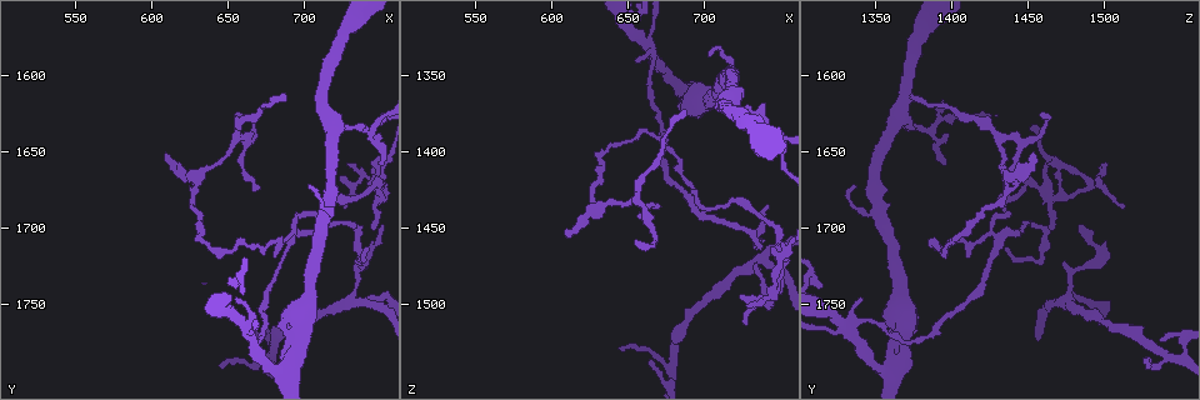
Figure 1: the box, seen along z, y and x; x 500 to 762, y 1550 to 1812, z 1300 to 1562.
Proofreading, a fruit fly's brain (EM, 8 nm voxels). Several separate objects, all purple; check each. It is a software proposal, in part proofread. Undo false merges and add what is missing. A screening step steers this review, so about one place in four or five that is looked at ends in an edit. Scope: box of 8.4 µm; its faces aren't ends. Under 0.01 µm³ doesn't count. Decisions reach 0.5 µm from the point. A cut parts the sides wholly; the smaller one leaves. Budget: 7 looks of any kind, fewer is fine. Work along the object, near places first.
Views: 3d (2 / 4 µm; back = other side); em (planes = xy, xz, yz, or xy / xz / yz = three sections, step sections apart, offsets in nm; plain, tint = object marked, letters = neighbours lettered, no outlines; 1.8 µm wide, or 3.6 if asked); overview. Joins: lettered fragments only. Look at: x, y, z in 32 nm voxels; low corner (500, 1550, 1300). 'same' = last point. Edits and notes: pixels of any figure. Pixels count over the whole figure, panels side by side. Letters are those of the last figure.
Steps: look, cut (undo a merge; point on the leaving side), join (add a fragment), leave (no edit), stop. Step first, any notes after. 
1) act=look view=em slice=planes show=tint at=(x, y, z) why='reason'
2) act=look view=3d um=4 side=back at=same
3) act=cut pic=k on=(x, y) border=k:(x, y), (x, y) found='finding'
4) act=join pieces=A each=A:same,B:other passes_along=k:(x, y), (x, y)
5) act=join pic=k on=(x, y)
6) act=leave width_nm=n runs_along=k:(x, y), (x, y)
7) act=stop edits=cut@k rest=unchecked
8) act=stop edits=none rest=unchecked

act=look view=3d um=4 at=(692, 1706, 1428) why='four arms meet'

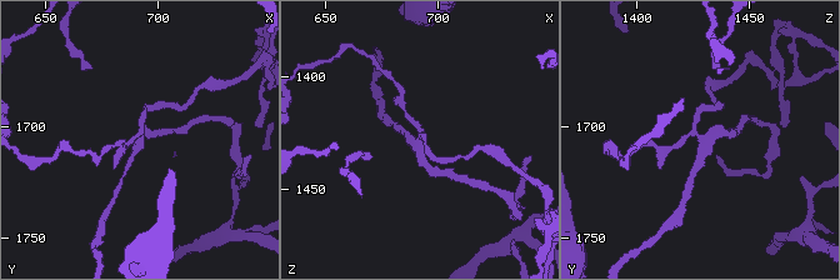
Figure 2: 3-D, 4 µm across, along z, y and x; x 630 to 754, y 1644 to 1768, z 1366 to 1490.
act=look view=em slice=planes show=plain at=(691, 1707, 1427) arms=4

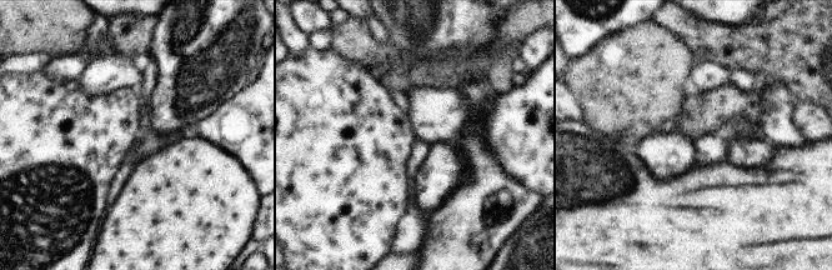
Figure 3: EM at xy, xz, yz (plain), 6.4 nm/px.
act=look view=em slice=planes show=letters at=same why='what lies round it'

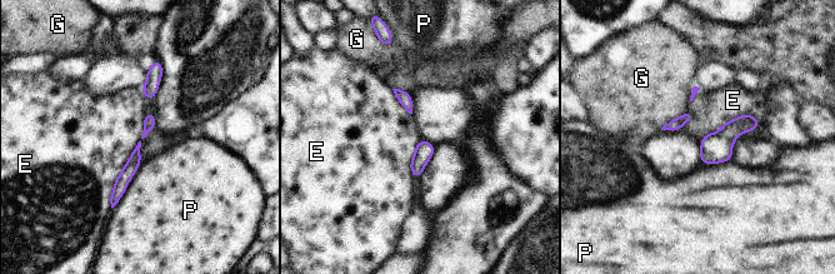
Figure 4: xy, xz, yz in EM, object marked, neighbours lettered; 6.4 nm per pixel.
act=leave each=E:other,G:other,P:other found='all the same cell'

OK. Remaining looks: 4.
act=look view=em slice=planes show=tint at=(742, 1636, 1384) why='three-way junction'

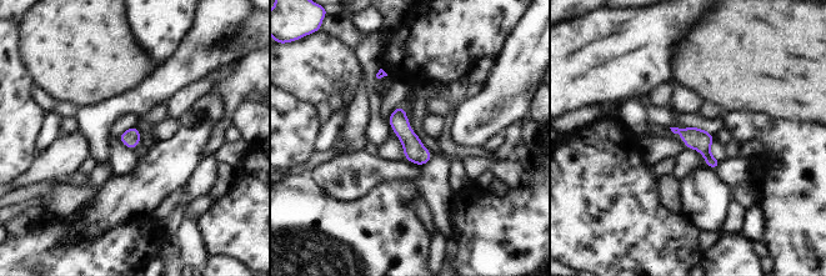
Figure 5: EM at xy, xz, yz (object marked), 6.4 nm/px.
act=look view=em slice=planes show=letters at=same

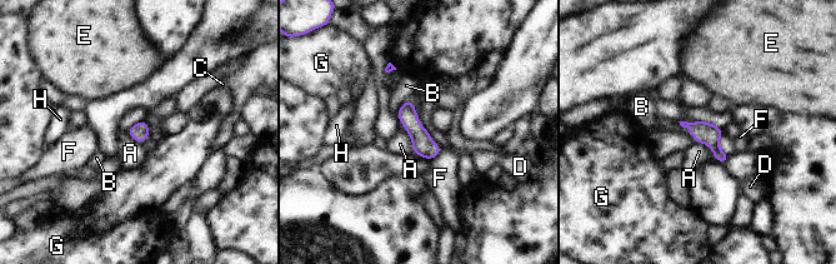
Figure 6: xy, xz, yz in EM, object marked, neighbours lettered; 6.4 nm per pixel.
act=leave width_nm=120 each=A:other,B:other,C:other,D:other,E:other,F:other,G:other,H:other border=6:(404, 126), (414, 153) found='one cell here'

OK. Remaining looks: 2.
act=stop edits=none rest=unchecked

